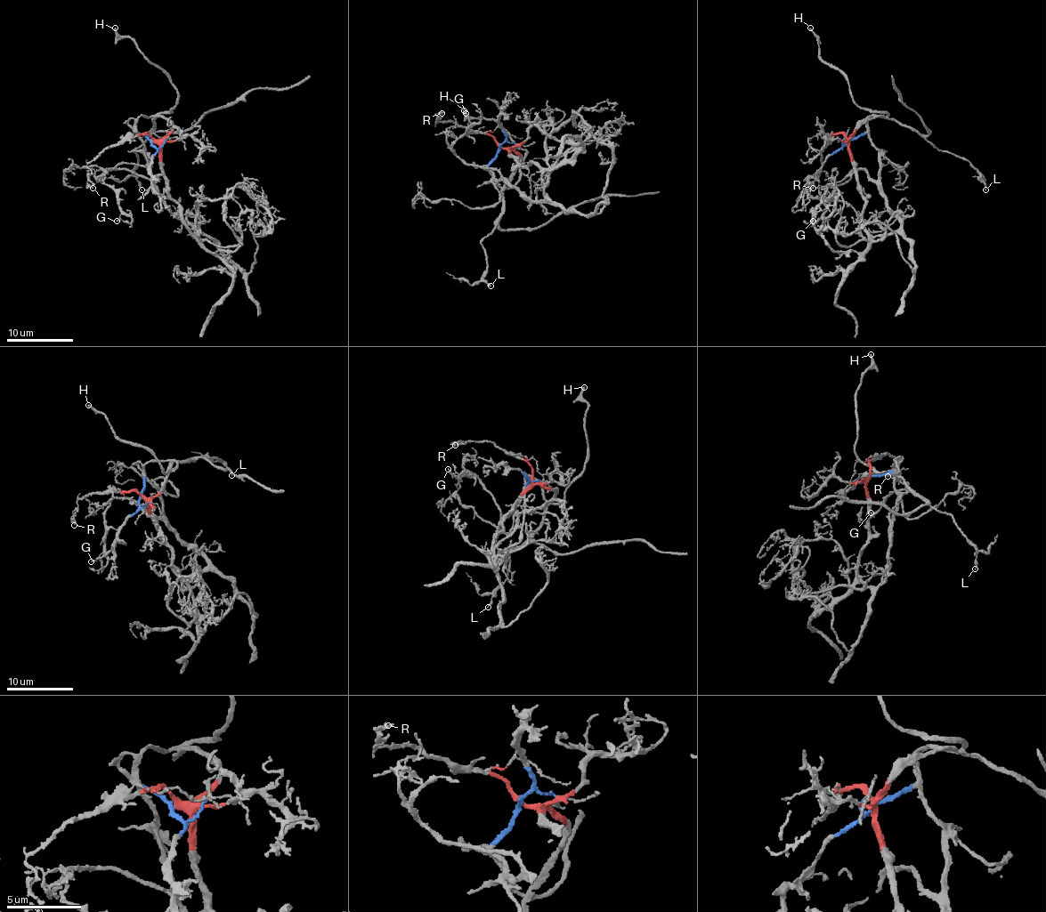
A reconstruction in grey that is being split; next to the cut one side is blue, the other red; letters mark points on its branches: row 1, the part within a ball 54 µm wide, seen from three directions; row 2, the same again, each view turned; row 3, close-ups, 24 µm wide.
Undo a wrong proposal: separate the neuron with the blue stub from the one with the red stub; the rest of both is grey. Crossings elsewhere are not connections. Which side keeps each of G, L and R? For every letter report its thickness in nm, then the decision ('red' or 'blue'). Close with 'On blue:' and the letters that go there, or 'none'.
G: 160 nm thick; blue
L: 180 nm thick; red
R: 240 nm thick; red
On blue: G

